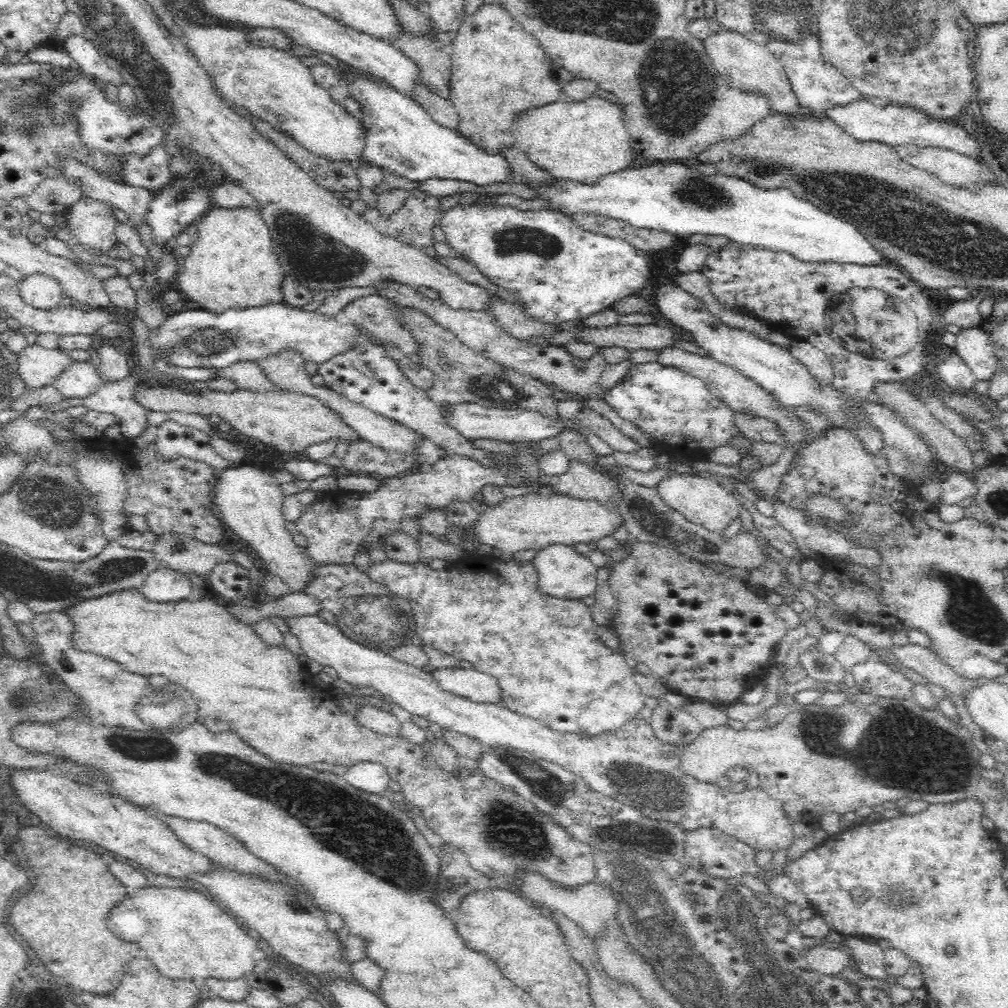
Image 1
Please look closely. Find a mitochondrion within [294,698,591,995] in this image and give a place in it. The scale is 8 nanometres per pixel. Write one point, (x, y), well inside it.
(515, 832)

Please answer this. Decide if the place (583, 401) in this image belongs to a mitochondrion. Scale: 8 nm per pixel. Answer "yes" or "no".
no

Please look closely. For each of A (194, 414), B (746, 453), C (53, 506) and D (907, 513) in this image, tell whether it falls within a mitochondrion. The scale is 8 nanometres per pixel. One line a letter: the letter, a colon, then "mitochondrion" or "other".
A: other
B: other
C: mitochondrion
D: other

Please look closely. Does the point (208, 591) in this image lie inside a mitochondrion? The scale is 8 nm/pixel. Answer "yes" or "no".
no

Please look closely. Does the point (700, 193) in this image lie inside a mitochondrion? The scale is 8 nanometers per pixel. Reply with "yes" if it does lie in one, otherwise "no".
yes

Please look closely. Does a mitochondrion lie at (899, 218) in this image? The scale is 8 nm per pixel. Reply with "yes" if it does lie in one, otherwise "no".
yes

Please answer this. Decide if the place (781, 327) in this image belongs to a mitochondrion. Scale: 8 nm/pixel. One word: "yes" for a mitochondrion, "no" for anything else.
no

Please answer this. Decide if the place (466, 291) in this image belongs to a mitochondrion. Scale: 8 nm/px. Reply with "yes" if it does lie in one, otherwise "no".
no

